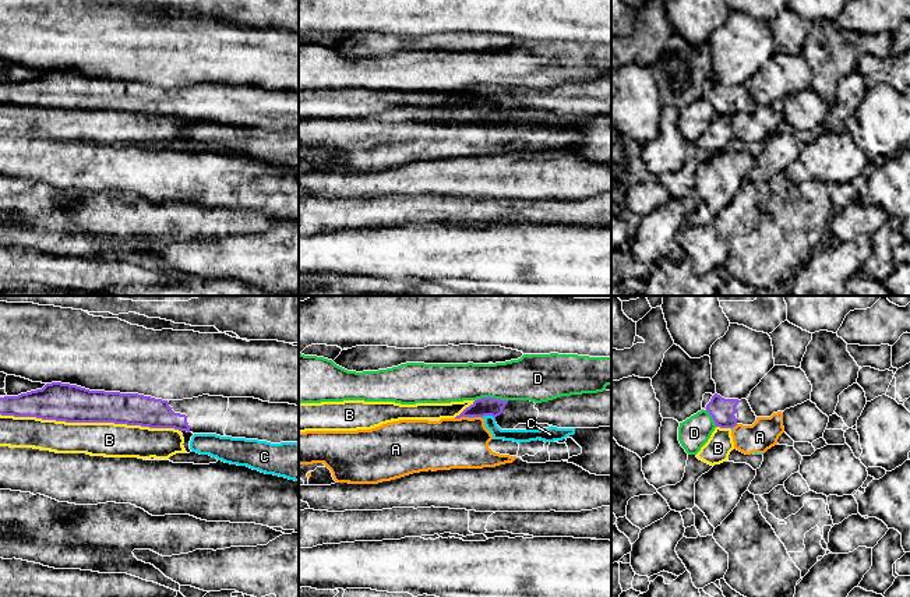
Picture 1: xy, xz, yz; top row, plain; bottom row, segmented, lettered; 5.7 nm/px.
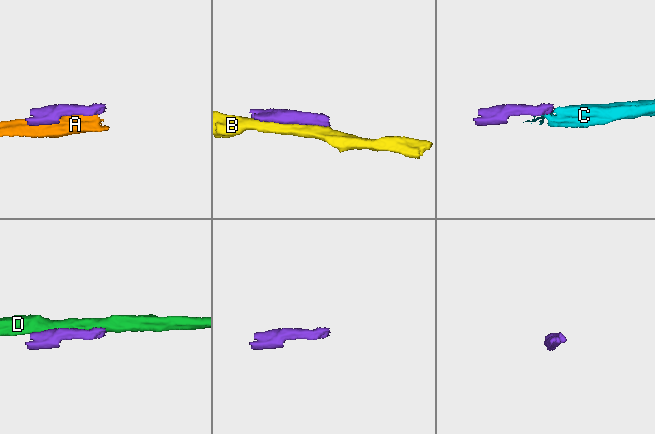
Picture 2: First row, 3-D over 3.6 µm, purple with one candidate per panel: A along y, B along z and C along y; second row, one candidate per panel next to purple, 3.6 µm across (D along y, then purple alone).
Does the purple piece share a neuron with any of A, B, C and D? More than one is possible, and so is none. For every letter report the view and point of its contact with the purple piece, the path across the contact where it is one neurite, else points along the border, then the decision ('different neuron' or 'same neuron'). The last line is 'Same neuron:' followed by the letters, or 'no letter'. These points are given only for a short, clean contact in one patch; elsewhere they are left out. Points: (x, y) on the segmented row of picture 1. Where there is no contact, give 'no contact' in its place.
A: meets purple in xz at (461, 416); border along xz (468, 416), (455, 419); different neuron
B: meets purple in xy at (91, 421); different neuron
C: meets purple in xz at (489, 414); border along xz (482, 416), (491, 416), (494, 419); different neuron
D: meets purple in xz at (490, 398); different neuron
Same neuron: no letter

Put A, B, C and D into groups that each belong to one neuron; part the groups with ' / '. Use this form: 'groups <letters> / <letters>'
groups A C / B / D

